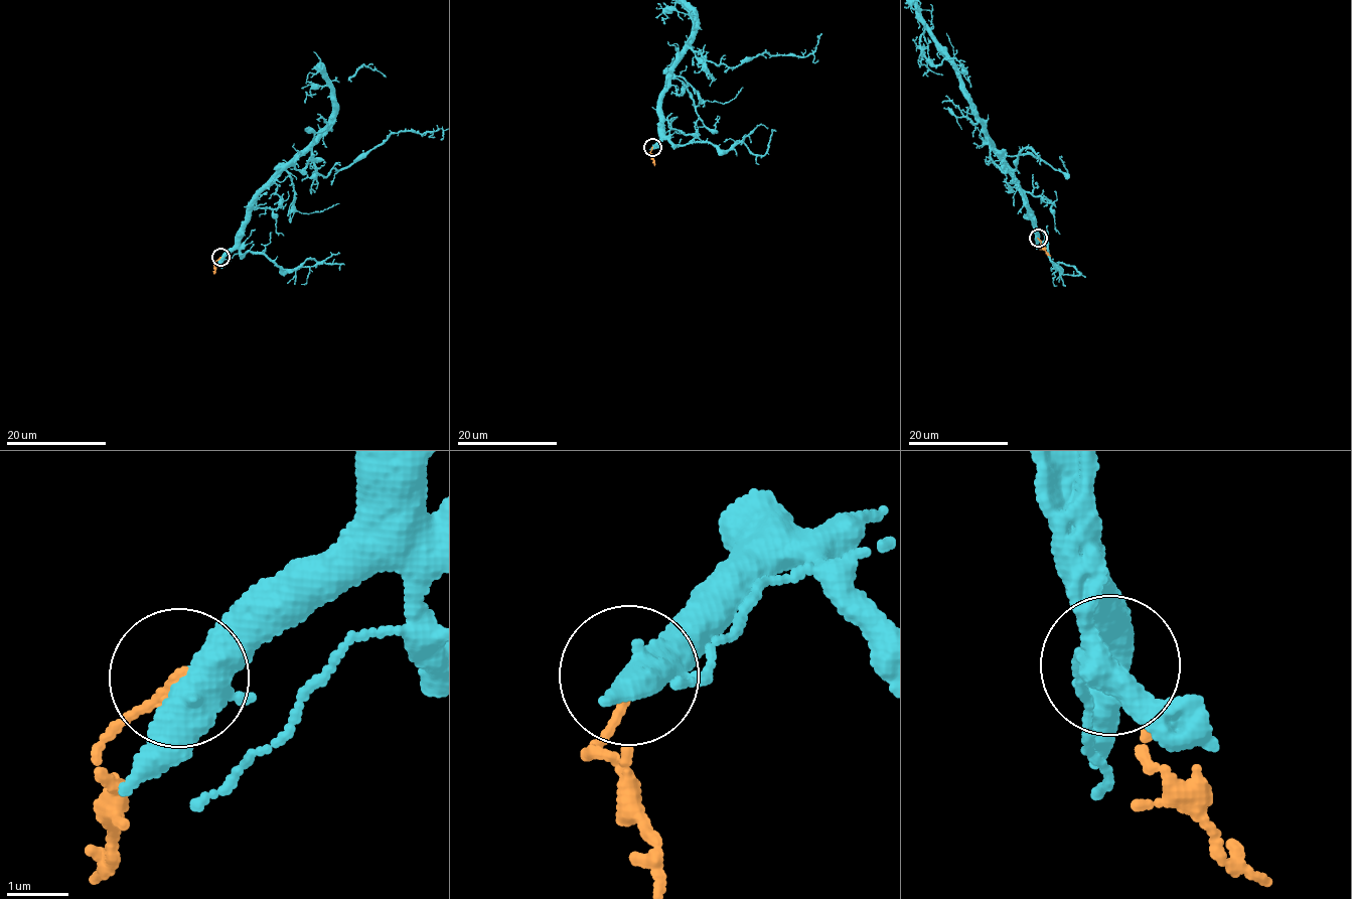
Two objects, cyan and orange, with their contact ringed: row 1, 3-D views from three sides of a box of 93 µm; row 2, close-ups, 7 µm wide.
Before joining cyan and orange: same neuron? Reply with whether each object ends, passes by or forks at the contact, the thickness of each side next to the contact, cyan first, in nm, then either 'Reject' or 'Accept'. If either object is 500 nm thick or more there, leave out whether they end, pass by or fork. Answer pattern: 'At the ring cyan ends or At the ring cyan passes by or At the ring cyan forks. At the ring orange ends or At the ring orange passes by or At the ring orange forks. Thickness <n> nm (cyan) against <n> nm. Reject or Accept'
At the ring cyan passes by. At the ring orange ends. Thickness 480 nm (cyan) against 140 nm. Reject

